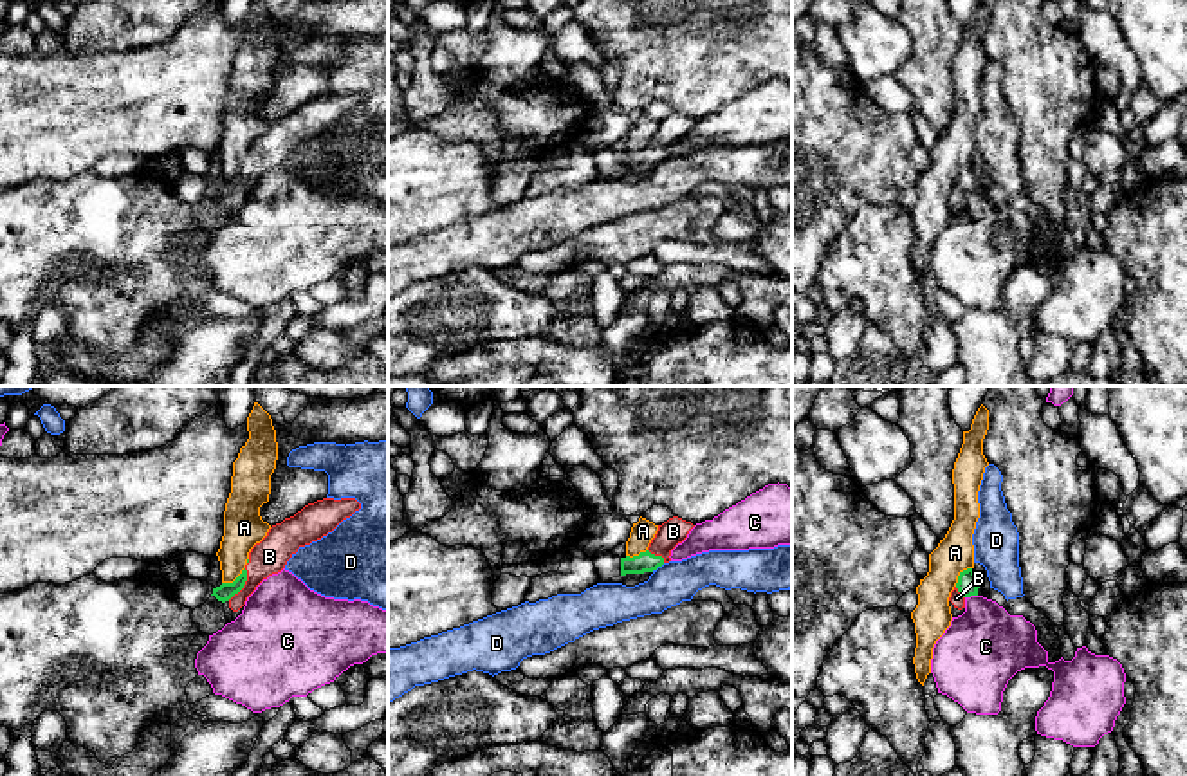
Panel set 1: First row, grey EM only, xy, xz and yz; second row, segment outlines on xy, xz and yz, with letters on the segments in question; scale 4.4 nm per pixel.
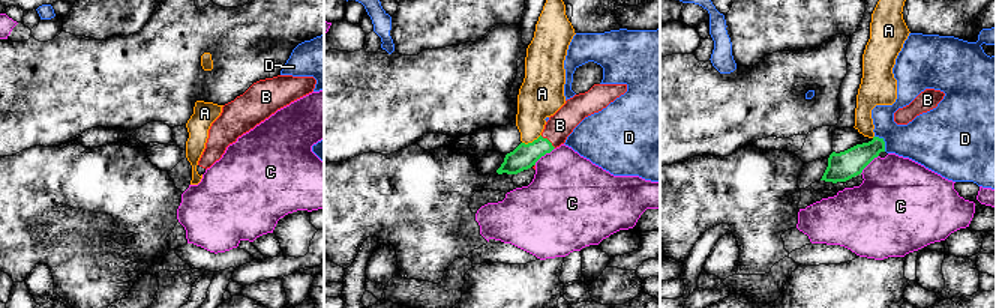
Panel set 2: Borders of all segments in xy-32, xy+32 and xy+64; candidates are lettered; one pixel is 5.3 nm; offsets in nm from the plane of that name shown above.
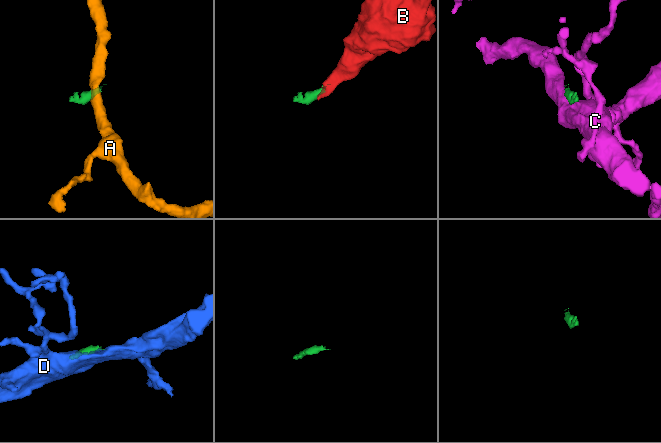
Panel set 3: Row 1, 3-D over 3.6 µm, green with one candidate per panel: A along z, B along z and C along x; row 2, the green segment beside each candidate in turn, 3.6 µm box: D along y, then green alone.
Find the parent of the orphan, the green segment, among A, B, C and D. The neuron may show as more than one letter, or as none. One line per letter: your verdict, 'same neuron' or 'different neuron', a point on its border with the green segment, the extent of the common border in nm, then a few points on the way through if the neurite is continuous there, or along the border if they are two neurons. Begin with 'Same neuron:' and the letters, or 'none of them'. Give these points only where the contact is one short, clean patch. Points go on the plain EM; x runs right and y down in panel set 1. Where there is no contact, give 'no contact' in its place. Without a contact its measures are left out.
Same neuron: B
A: different neuron; meets green in yz at (960, 170); contact 120 nm long; border along yz (971, 163), (958, 172), (955, 181)
B: same neuron; meets green in xy at (244, 179); contact 170 nm long; runs through xy (226, 186), (237, 186), (244, 179), (269, 152)
C: different neuron; meets green in yz at (971, 190); contact 60 nm long; border along yz (976, 190), (966, 194)
D: different neuron; meets green in xz at (657, 163); contact 70 nm long

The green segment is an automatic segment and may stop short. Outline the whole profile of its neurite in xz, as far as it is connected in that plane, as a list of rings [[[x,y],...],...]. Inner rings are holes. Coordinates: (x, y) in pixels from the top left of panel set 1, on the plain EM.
[[[678,112],[658,121],[658,126],[646,148],[633,153],[621,153],[621,171],[653,168],[664,159],[669,159],[671,146],[687,134],[693,123],[691,117]]]

